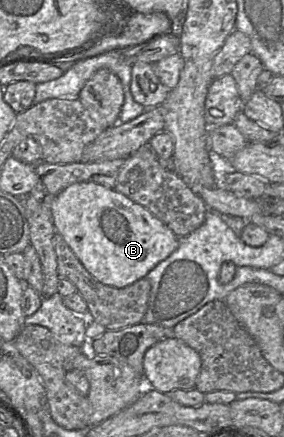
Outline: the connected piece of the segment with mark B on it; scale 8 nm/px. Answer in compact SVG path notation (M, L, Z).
M94 182L75 183L60 192L51 205L53 225L70 249L99 282L124 288L144 278L179 246L177 237L145 207Z

